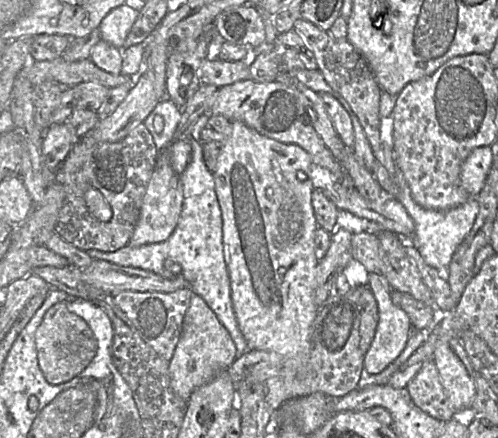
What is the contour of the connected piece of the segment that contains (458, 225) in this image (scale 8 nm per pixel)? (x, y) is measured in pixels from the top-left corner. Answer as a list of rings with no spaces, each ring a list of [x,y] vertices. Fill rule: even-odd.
[[[392,115],[381,118],[380,140],[385,157],[385,167],[398,186],[397,200],[404,206],[415,224],[415,231],[410,238],[410,242],[418,250],[424,261],[429,266],[434,267],[439,272],[445,272],[448,269],[456,249],[474,225],[479,213],[479,203],[477,199],[469,198],[462,205],[446,211],[429,210],[419,206],[413,200],[410,188],[394,161],[393,124],[394,121]]]

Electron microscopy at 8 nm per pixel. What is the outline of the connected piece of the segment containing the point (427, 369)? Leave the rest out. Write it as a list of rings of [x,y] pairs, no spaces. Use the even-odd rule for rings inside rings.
[[[433,361],[427,362],[407,384],[414,404],[434,419],[449,421],[455,414]]]

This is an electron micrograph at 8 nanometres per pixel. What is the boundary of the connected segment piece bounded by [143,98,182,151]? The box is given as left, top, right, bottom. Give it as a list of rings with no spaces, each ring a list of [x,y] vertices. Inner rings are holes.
[[[164,98],[143,122],[153,136],[159,151],[167,149],[175,140],[175,132],[182,119],[180,108]]]

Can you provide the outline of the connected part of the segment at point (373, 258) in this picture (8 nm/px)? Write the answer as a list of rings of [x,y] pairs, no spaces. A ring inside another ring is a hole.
[[[365,232],[352,234],[351,250],[353,260],[359,262],[367,272],[382,273],[383,250],[376,235]]]

